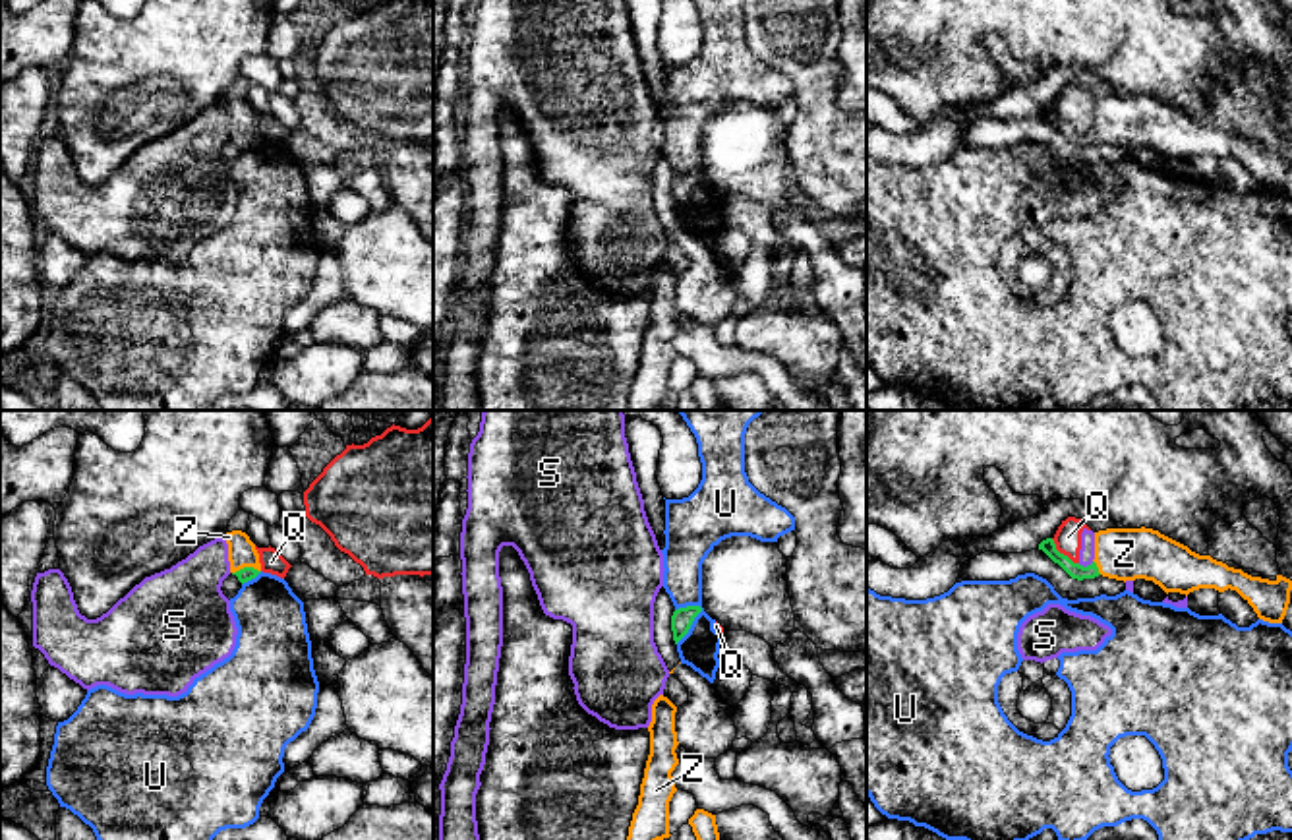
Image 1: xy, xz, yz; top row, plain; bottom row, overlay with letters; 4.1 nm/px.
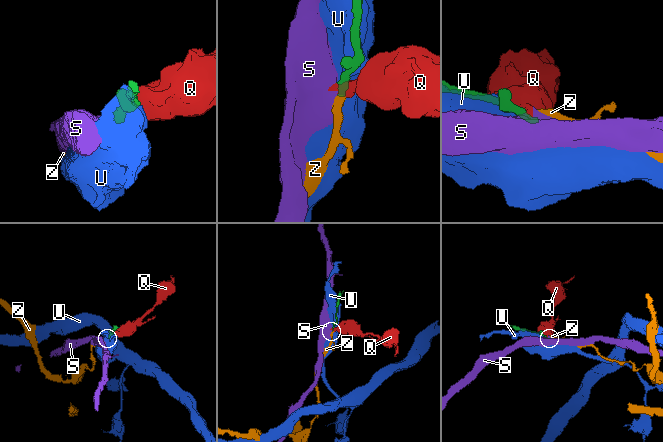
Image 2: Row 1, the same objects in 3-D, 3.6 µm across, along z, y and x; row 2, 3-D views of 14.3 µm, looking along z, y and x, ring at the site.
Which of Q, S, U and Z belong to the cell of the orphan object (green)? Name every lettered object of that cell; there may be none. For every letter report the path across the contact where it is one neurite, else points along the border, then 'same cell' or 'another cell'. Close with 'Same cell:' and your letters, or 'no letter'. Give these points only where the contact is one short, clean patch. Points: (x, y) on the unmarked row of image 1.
Q: along yz (1051, 105), (1060, 119), (1078, 130) | another cell
S: along yz (1093, 128), (1078, 130) | another cell
U: another cell
Z: across xy (246, 140), (246, 134), (242, 119) | same cell
Same cell: Z

